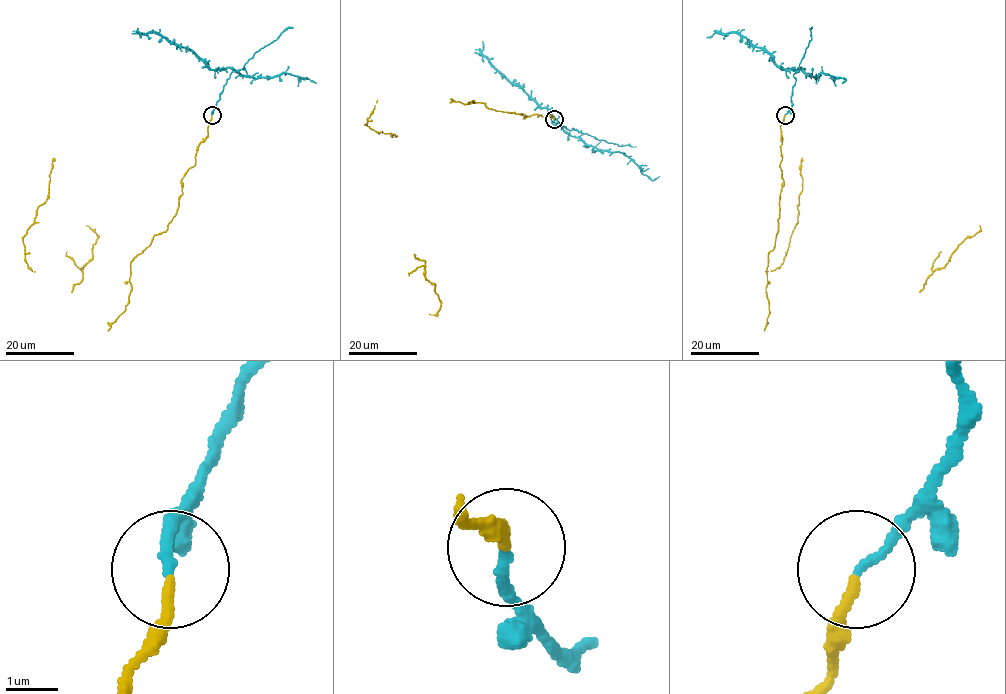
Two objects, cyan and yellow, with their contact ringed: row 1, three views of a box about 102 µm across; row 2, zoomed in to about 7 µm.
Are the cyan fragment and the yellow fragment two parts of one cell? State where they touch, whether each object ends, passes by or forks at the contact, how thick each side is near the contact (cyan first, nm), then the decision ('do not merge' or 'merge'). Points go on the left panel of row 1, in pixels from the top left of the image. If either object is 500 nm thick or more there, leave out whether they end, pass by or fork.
place (212, 115); cyan ends; yellow ends; calibres 190 and 200 nm; merge

